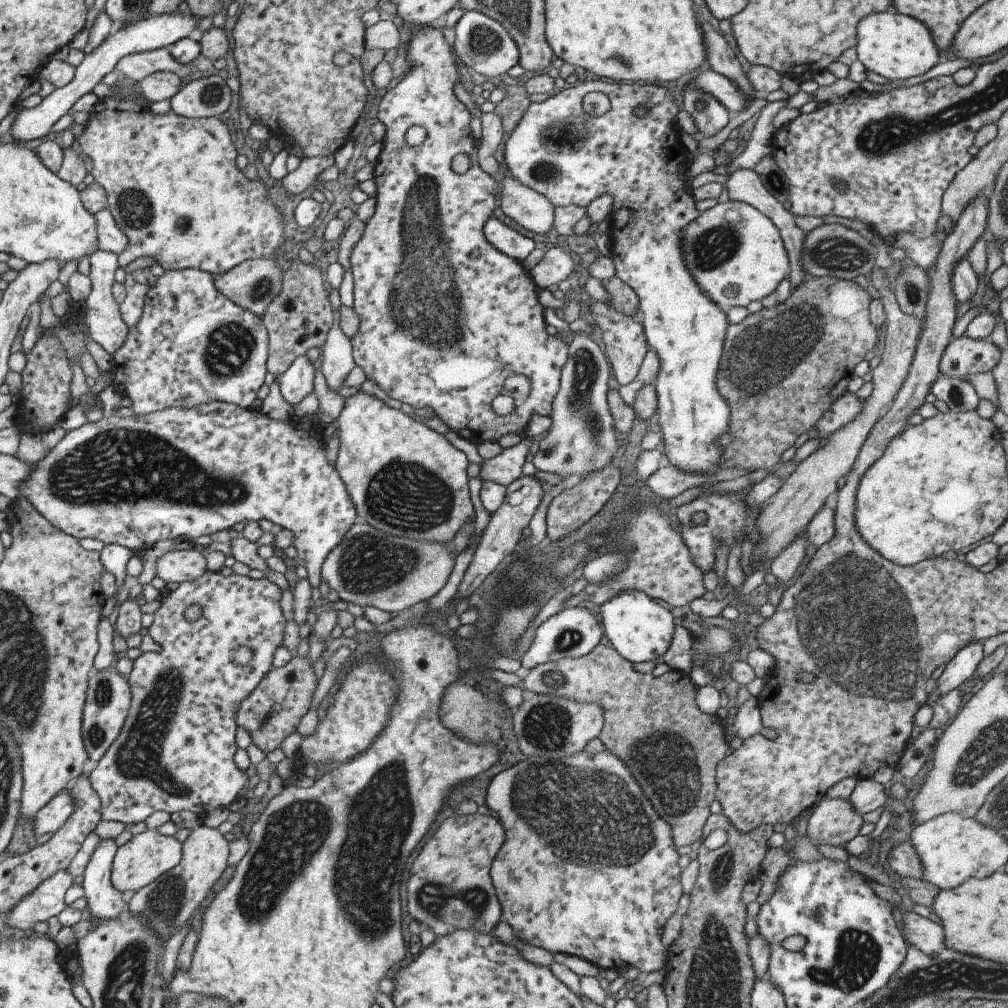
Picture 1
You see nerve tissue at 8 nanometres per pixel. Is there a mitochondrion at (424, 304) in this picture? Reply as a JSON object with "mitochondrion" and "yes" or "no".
{"mitochondrion":"yes"}

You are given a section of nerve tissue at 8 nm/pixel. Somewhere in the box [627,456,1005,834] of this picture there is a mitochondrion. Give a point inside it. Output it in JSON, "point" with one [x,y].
{"point":[855,617]}

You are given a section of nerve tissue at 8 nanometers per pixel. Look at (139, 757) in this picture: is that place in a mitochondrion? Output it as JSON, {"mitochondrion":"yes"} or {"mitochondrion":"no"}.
{"mitochondrion":"yes"}

